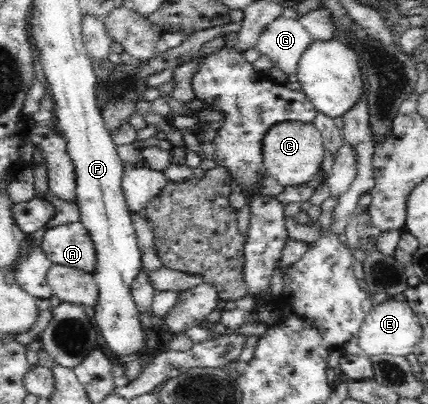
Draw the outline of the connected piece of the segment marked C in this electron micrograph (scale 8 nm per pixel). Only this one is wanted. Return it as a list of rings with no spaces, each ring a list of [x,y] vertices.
[[[287,121],[274,124],[262,138],[262,155],[267,175],[285,187],[303,186],[321,172],[325,156],[322,136],[315,123]]]

